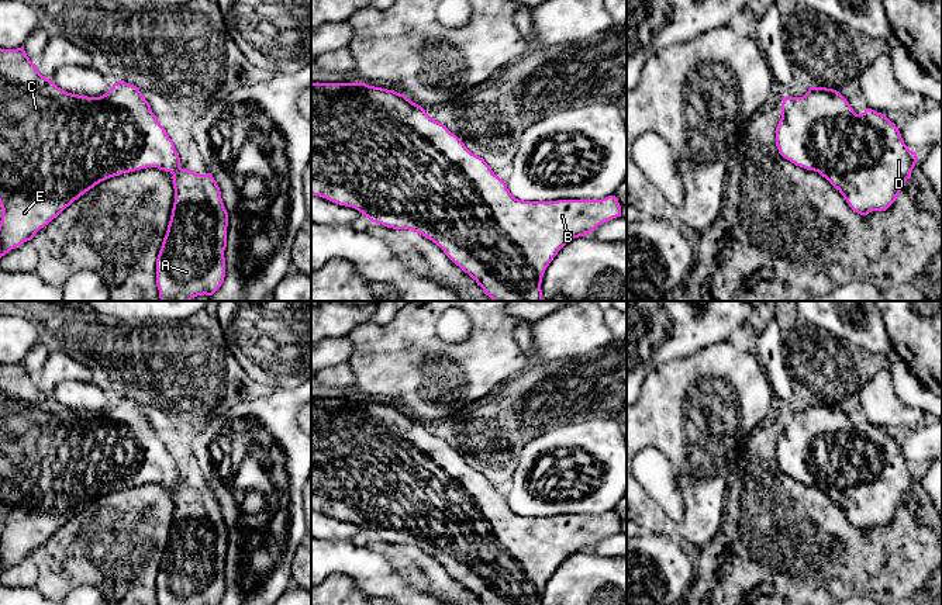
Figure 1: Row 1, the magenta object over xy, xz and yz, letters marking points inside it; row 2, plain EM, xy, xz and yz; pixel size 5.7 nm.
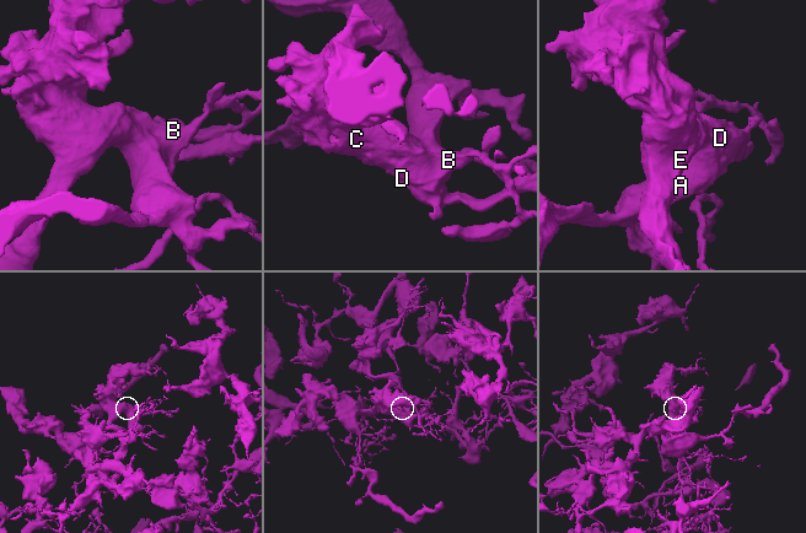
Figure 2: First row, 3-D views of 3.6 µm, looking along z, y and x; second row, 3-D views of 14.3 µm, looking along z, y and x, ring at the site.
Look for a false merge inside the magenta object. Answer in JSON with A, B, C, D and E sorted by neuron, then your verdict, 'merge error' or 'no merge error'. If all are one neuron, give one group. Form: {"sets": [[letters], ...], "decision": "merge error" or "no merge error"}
{"sets": [["A", "B", "C", "D", "E"]], "decision": "no merge error"}

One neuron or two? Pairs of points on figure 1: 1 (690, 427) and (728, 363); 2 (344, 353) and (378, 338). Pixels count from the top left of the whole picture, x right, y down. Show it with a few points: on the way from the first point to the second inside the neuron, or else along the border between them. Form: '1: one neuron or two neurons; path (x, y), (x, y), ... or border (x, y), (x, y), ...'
1: one neuron; path (697, 411), (725, 379)
2: two neurons; border (349, 335), (352, 356), (347, 362)

